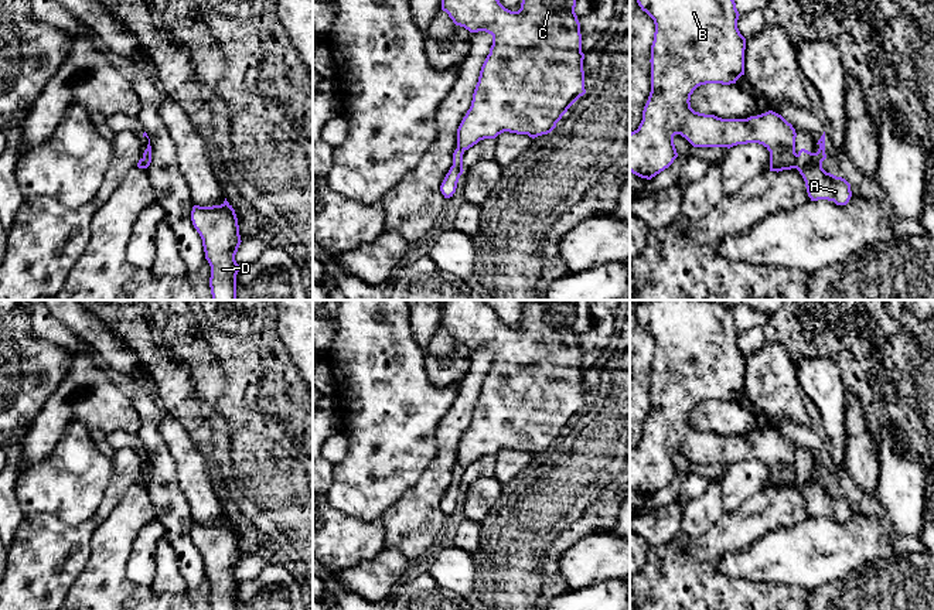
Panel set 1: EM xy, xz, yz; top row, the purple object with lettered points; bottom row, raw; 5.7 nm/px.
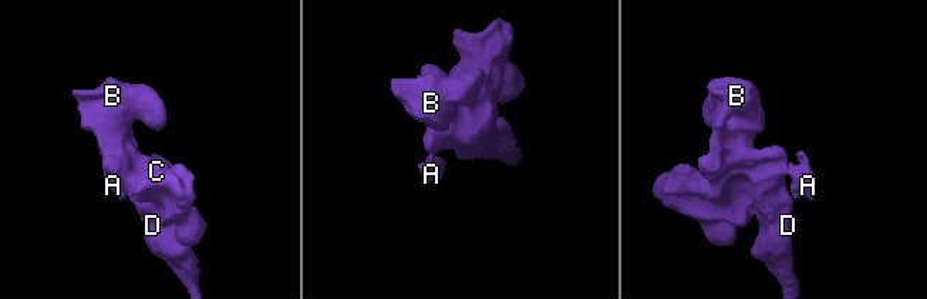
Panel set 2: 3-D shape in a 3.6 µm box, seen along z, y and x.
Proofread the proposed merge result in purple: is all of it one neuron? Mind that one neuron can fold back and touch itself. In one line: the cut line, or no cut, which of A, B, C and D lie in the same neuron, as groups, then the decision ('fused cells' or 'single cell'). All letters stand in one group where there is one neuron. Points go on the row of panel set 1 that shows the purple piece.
cut in yz along (797, 154), (794, 167); A / B C D; fused cells

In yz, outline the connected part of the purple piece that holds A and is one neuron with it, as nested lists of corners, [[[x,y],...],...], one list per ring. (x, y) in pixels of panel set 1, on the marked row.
[[[825,132],[817,143],[817,153],[801,149],[797,154],[795,168],[805,181],[807,192],[811,201],[828,200],[836,205],[846,205],[852,197],[851,184],[822,168],[825,154]]]

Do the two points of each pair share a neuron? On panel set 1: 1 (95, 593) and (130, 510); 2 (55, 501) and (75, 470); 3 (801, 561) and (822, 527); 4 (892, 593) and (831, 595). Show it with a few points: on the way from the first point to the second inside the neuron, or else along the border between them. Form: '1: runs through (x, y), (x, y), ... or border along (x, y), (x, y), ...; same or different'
1: runs through (105, 572), (111, 542), (118, 531); same
2: runs through (62, 494), (74, 477); same
3: runs through (810, 552), (811, 545), (821, 535); same
4: runs through (876, 595), (846, 595); same

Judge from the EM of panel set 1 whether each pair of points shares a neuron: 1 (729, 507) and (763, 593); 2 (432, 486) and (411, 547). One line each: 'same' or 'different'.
1: different
2: same

